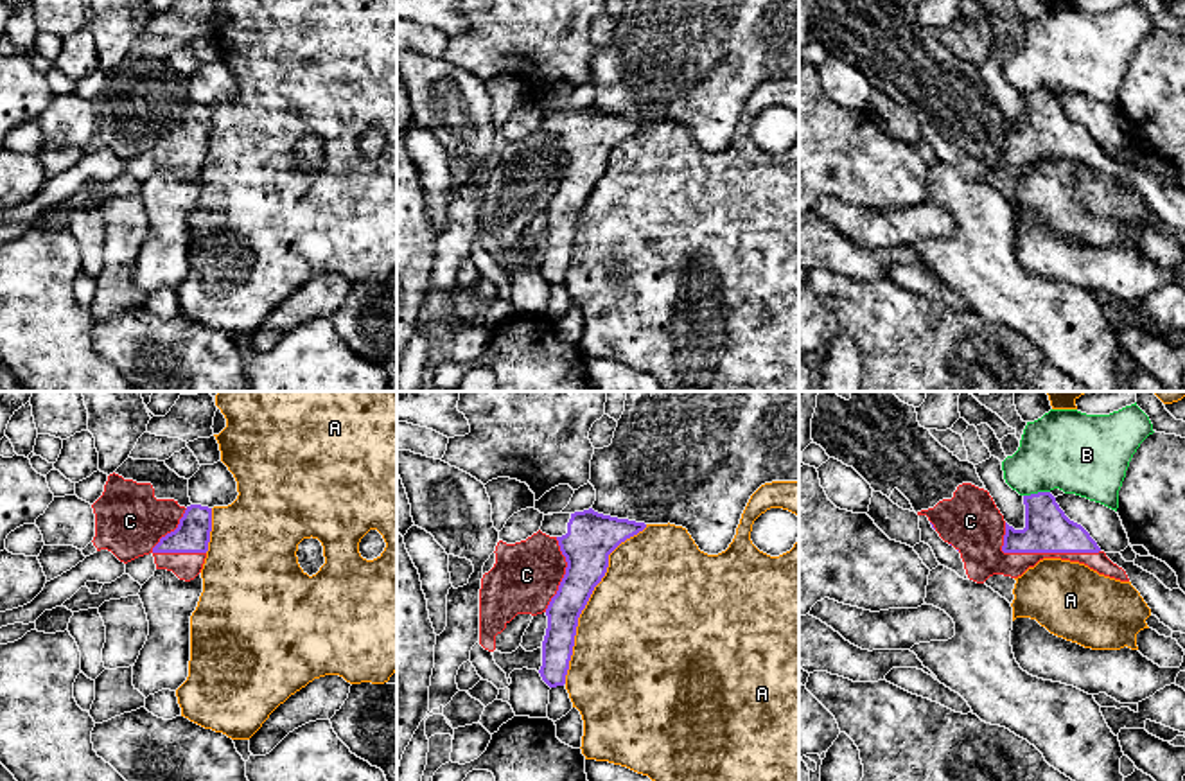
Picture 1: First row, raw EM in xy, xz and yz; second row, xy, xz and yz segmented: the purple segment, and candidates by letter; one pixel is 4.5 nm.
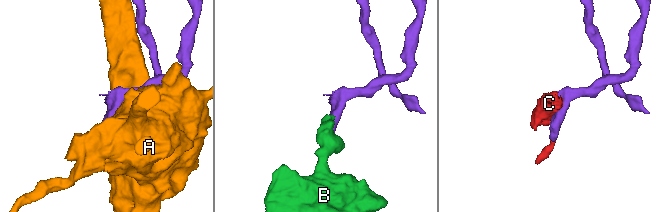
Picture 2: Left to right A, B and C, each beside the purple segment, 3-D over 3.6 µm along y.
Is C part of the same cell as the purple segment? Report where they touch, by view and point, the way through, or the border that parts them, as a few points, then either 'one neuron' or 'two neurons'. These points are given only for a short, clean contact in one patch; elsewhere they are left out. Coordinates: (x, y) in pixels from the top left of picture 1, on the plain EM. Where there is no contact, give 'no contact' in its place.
yz (1038, 149) | two neurons

